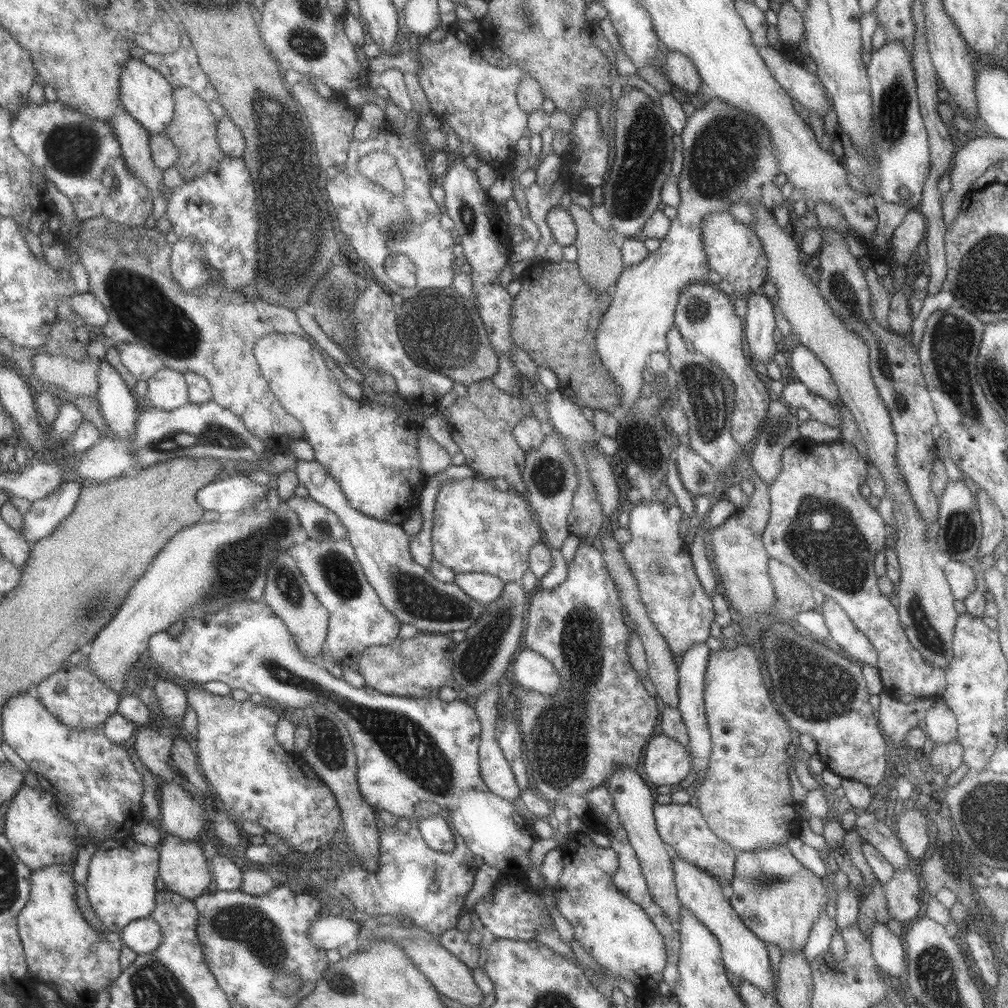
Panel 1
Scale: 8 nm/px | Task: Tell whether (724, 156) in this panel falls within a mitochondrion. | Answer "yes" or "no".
yes

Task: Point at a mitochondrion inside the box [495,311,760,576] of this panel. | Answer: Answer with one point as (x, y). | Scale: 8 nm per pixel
(711, 399)

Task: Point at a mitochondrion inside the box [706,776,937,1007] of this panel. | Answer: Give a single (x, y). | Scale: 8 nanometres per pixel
(764, 880)

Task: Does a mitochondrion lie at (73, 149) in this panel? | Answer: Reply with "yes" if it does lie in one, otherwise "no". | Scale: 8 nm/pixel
yes

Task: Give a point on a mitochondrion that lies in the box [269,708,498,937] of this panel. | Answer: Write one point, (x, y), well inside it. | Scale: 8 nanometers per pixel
(330, 750)

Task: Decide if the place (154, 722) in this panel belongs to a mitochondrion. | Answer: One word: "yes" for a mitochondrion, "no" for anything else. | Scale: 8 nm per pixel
no

